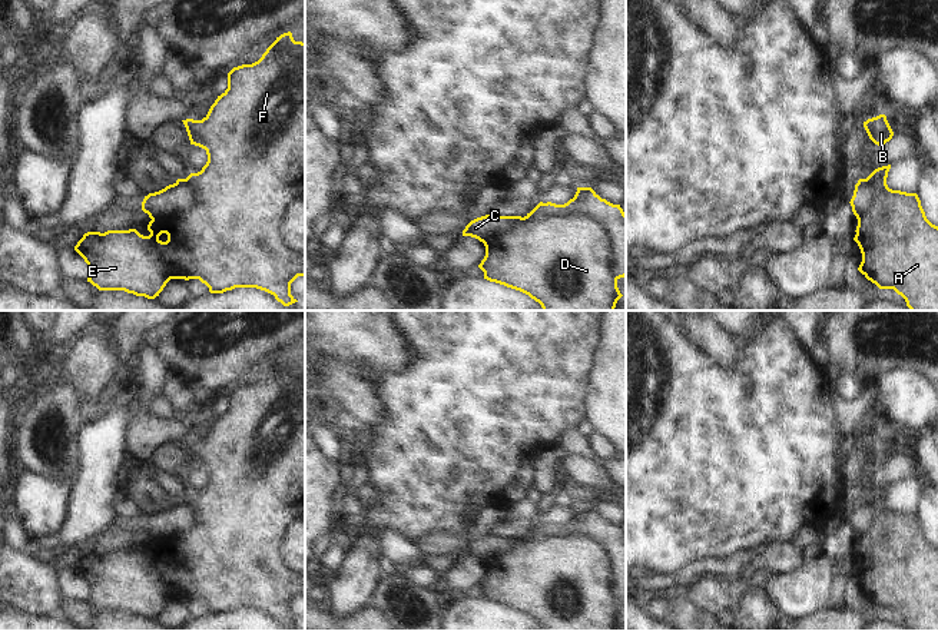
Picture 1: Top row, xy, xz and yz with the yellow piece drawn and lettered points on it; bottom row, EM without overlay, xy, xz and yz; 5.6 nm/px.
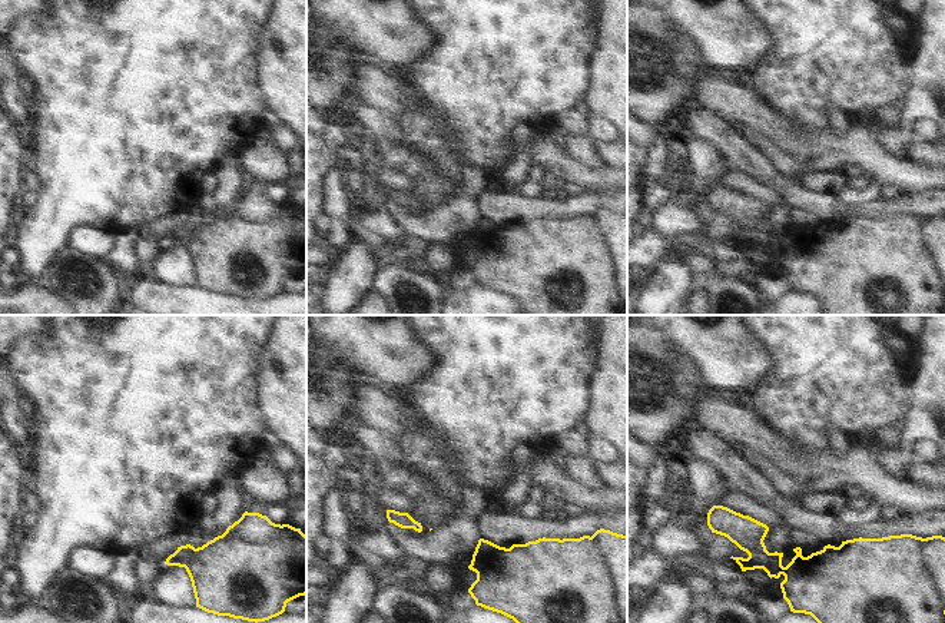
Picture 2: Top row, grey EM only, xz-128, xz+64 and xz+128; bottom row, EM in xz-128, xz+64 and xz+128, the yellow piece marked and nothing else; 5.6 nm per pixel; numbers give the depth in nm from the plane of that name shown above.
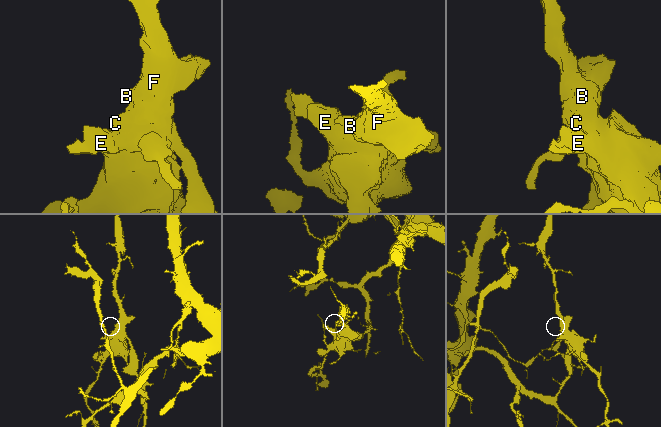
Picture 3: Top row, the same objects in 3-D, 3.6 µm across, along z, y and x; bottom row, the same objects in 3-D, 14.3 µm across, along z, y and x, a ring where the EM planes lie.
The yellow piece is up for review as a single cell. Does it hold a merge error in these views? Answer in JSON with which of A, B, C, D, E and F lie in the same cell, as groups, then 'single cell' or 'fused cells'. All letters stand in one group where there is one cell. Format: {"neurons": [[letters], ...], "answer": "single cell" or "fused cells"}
{"neurons": [["A", "B", "D", "E", "F"], ["C"]], "answer": "fused cells"}

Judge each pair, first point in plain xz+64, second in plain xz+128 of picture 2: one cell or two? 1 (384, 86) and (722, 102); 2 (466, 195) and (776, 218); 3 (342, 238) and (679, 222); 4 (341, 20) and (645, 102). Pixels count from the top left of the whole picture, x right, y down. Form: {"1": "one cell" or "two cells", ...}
{"1": "one cell", "2": "one cell", "3": "one cell", "4": "two cells"}

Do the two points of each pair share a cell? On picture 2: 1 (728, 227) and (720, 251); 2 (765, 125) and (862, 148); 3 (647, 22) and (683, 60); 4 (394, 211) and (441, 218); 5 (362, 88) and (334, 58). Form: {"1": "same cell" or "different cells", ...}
{"1": "different cells", "2": "same cell", "3": "same cell", "4": "same cell", "5": "different cells"}

